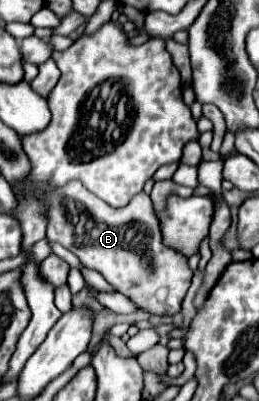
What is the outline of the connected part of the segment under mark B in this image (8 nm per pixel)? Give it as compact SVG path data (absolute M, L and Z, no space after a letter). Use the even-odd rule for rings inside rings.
M69 181L59 189L49 189L45 203L49 241L61 243L75 253L85 267L99 271L105 281L129 297L139 311L149 315L179 313L193 271L187 265L187 257L163 245L153 201L147 193L137 193L127 207L115 209L97 199L81 181Z

